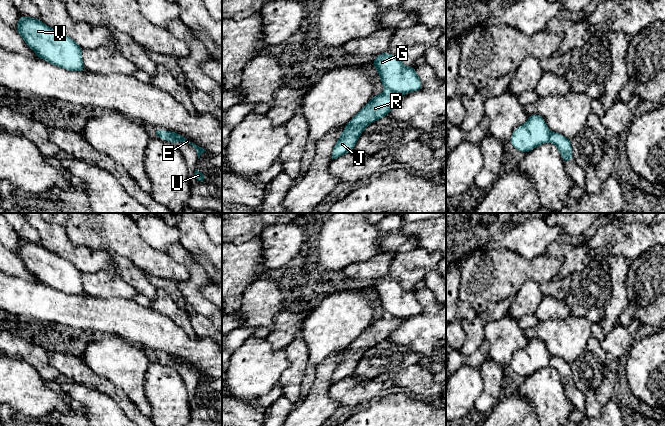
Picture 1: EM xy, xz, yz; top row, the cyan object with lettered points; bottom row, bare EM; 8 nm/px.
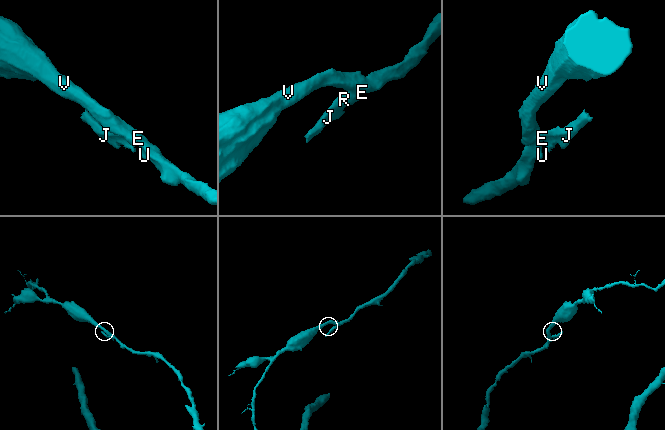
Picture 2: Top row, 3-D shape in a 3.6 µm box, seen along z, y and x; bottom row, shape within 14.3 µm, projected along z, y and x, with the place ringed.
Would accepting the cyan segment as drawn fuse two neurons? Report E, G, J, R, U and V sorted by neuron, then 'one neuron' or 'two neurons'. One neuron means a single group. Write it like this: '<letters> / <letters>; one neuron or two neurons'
E G U V / J R; two neurons

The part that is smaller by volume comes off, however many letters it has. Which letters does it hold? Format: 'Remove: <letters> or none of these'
Remove: J, R

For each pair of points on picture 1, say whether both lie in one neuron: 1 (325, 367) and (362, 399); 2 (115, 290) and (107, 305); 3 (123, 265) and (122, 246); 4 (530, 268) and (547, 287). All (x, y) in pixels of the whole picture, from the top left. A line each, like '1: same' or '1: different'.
1: different
2: different
3: different
4: different

